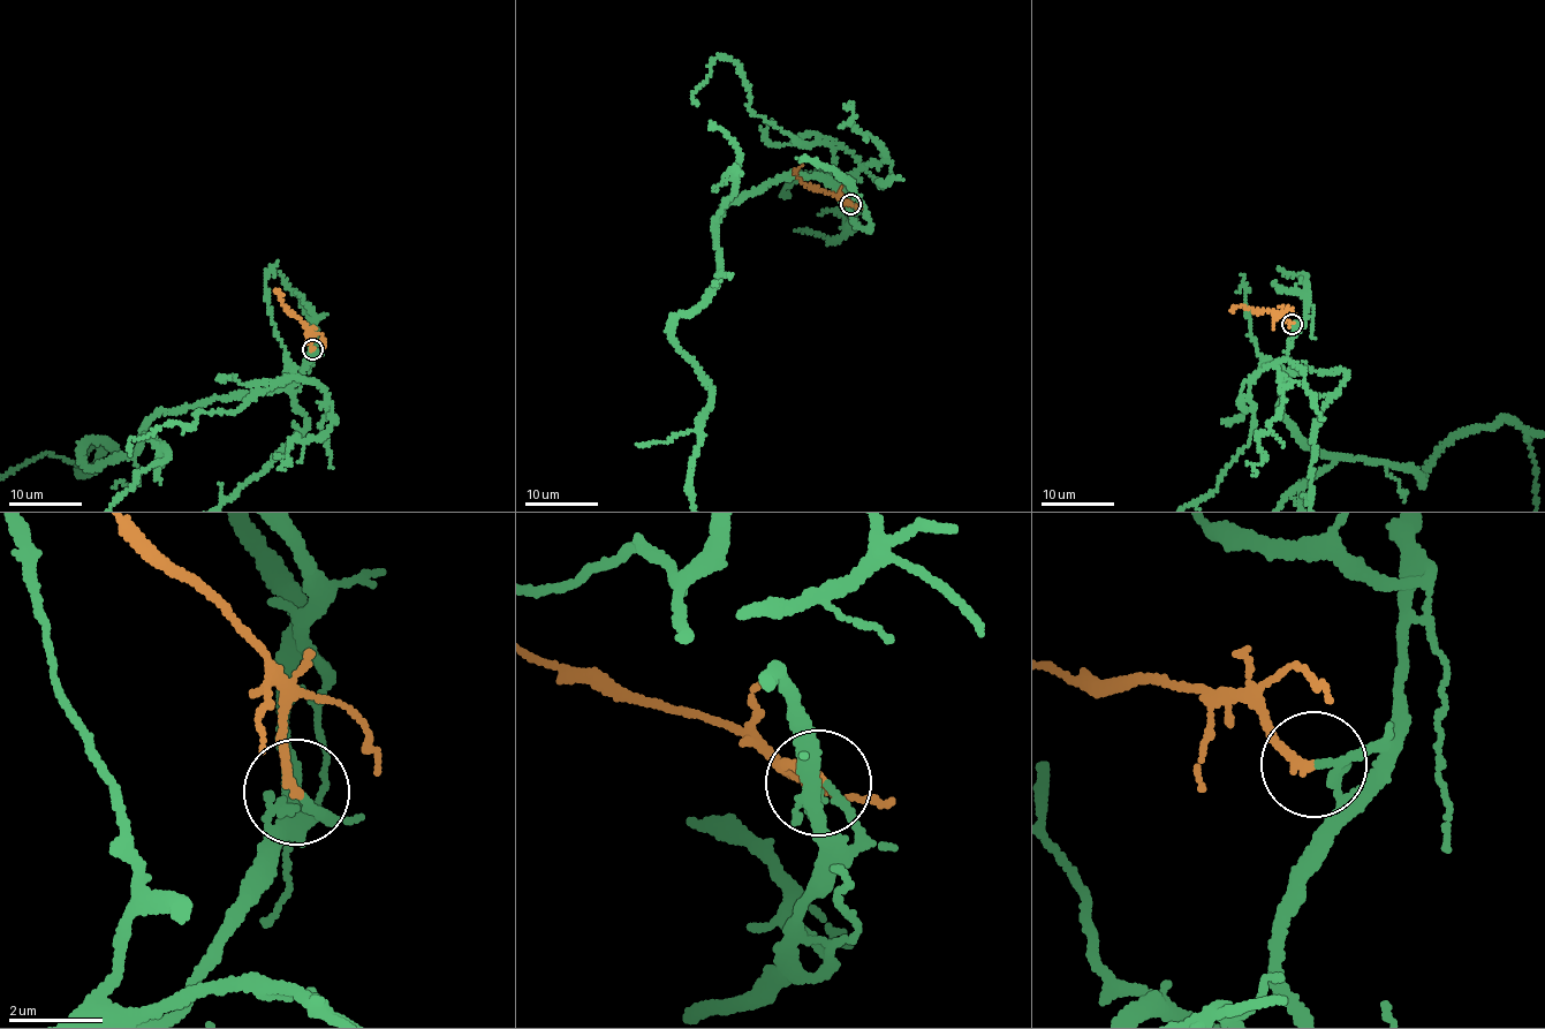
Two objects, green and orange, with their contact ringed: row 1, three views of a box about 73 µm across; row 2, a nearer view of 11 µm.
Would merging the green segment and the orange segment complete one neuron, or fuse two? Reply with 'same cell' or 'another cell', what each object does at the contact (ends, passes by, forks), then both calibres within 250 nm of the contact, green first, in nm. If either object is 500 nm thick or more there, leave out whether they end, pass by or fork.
same cell | green passes by | orange ends | 110/190 nm

